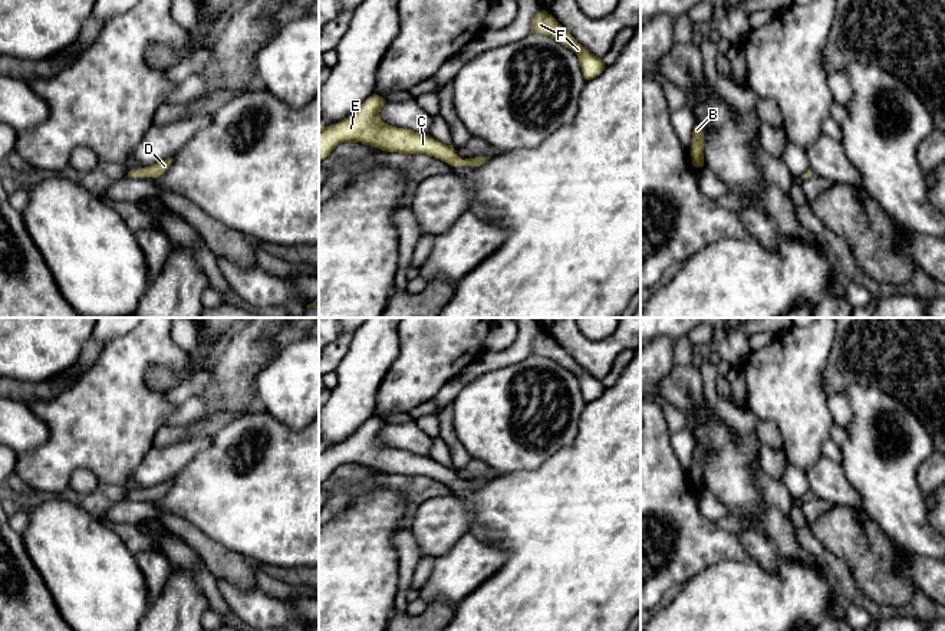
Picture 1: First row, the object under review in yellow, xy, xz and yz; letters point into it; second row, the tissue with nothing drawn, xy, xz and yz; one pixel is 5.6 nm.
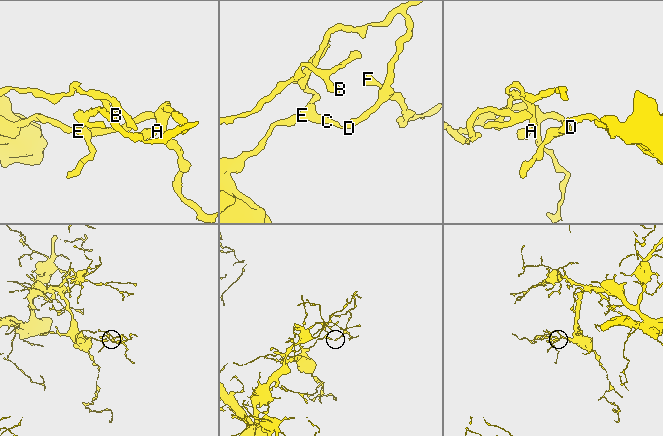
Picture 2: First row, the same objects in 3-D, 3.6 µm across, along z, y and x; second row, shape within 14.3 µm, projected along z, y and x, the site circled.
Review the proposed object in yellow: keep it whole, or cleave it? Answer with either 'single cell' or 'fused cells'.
single cell

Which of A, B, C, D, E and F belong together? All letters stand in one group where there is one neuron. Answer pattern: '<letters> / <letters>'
A B C D E F

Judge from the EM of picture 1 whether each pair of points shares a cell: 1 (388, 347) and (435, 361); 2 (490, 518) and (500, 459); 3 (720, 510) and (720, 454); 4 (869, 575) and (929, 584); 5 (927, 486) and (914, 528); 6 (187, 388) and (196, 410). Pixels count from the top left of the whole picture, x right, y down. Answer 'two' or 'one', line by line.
1: two
2: two
3: two
4: two
5: two
6: two

